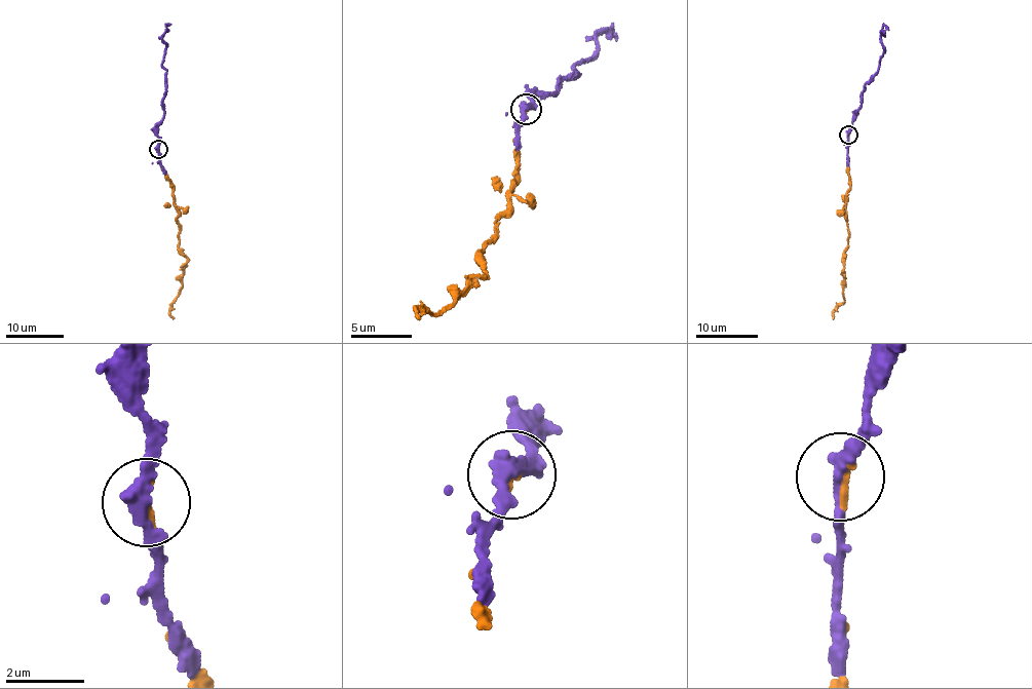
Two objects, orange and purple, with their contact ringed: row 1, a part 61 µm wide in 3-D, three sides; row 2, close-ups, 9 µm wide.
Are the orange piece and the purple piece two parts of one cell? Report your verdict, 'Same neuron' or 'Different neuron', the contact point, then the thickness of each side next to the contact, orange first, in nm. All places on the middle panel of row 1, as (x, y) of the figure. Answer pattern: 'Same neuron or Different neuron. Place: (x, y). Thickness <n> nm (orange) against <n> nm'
Same neuron. Place: (526, 109). Thickness 220 nm (orange) against 360 nm

